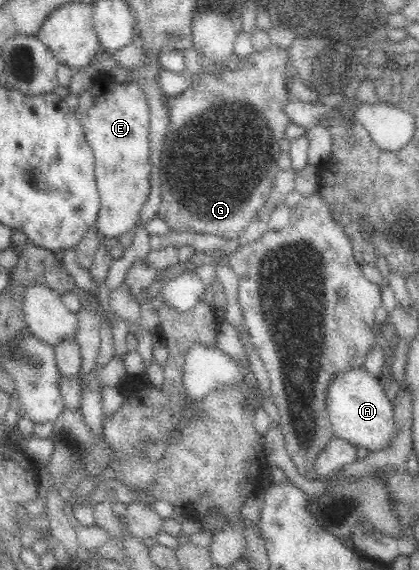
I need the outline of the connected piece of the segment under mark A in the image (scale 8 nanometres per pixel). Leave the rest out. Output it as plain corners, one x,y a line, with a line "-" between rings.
363,366
337,373
329,383
326,396
333,436
341,437
357,448
369,448
370,451
385,446
394,433
393,402
386,397
376,377
367,373

